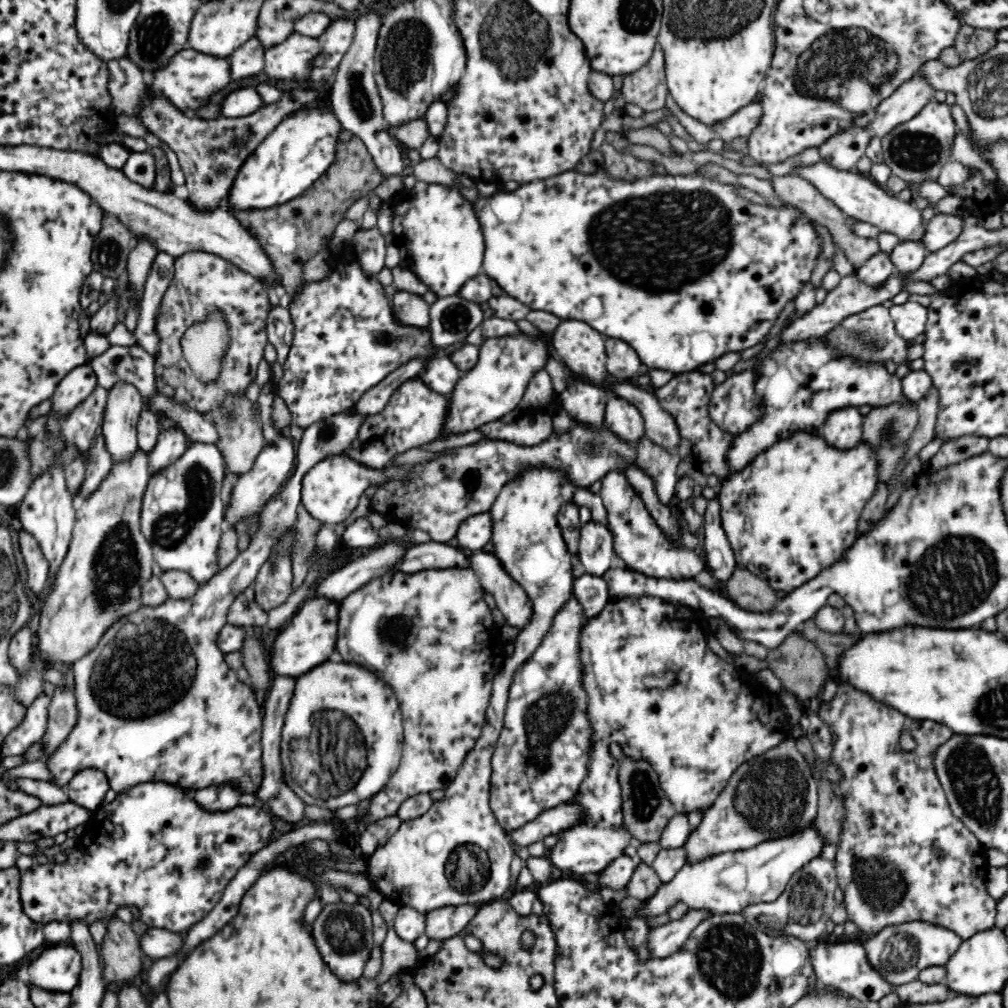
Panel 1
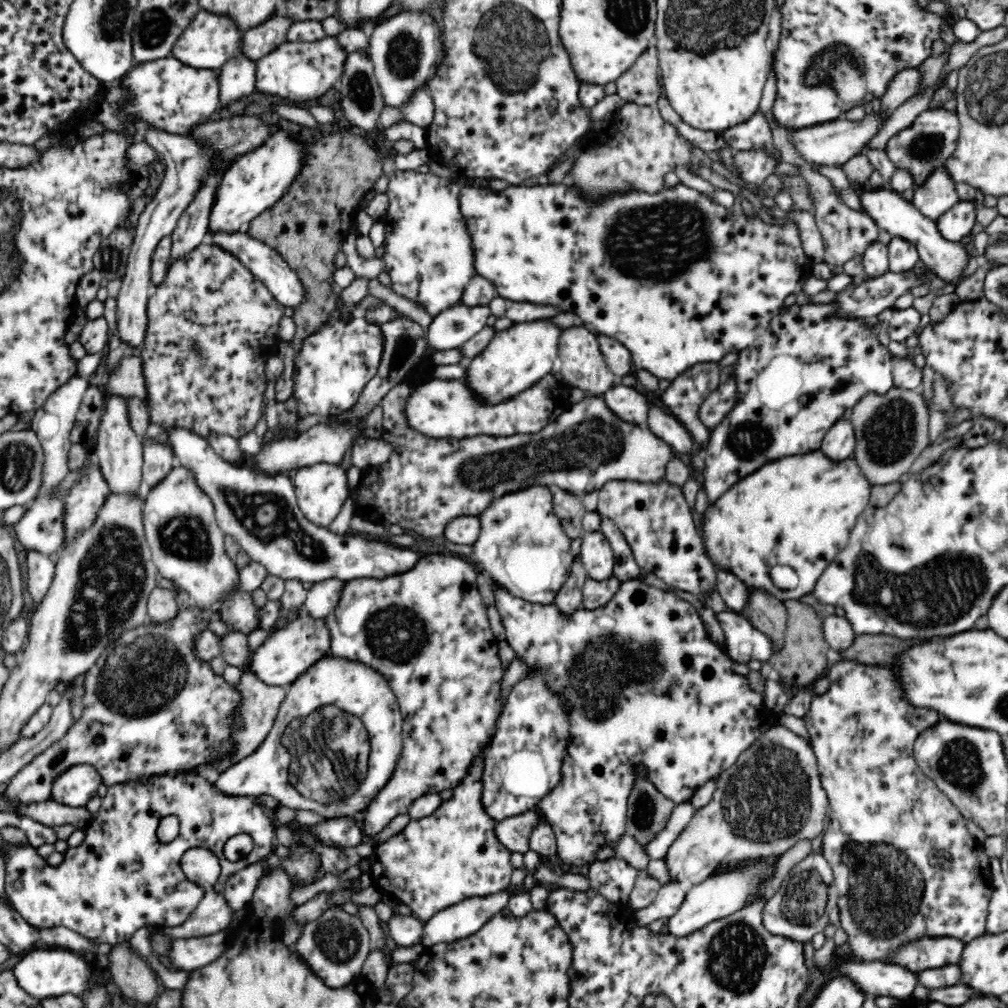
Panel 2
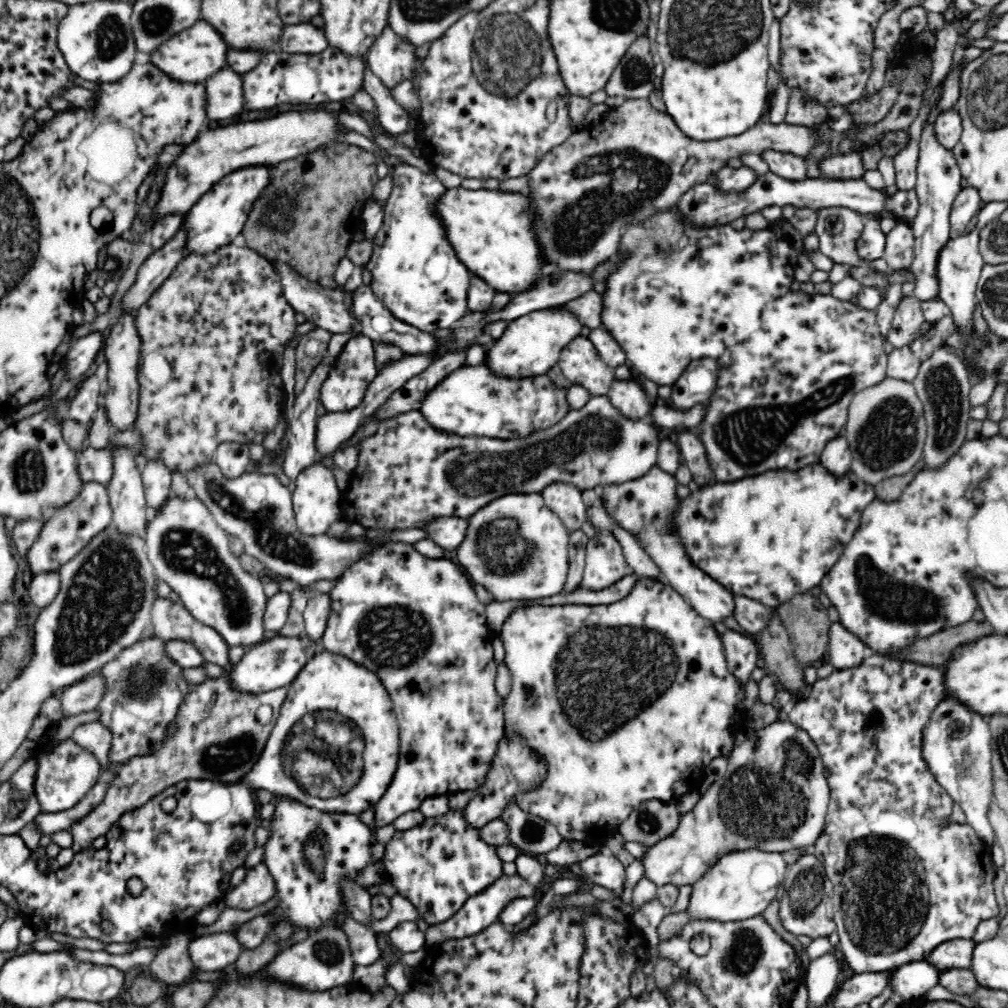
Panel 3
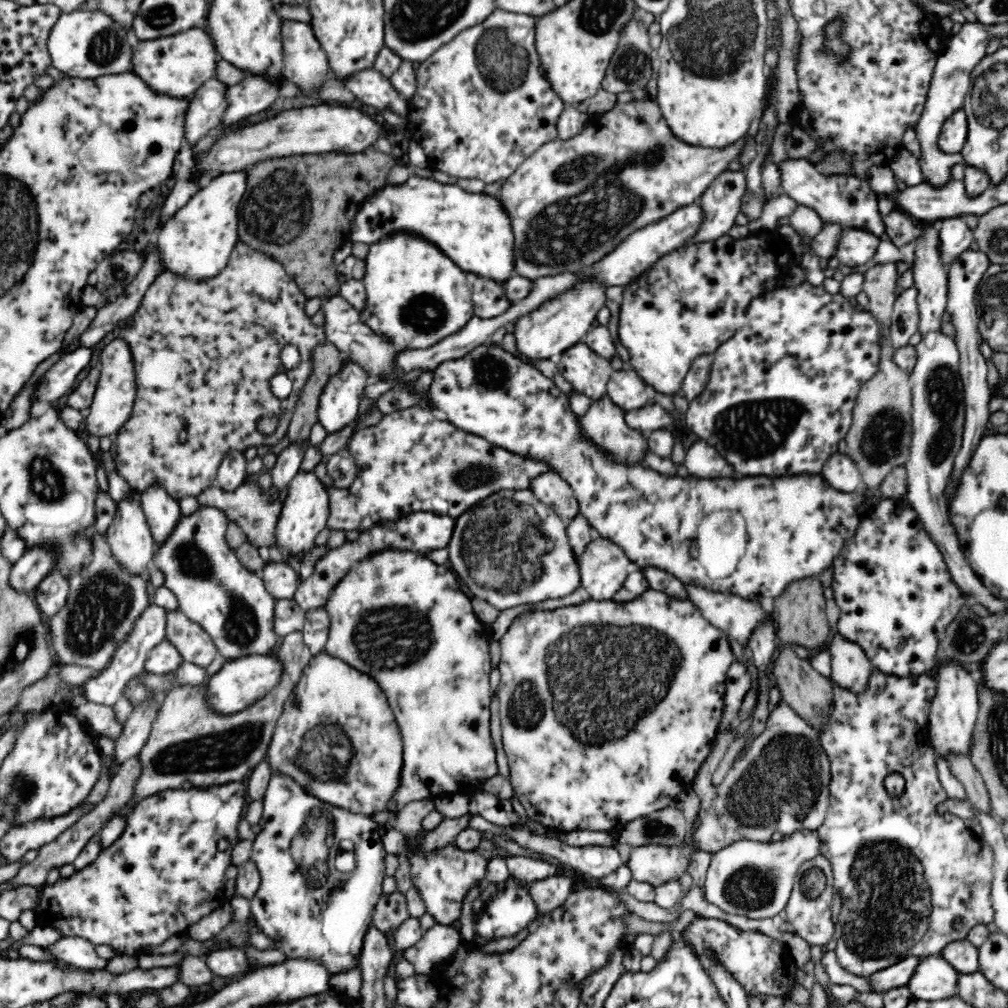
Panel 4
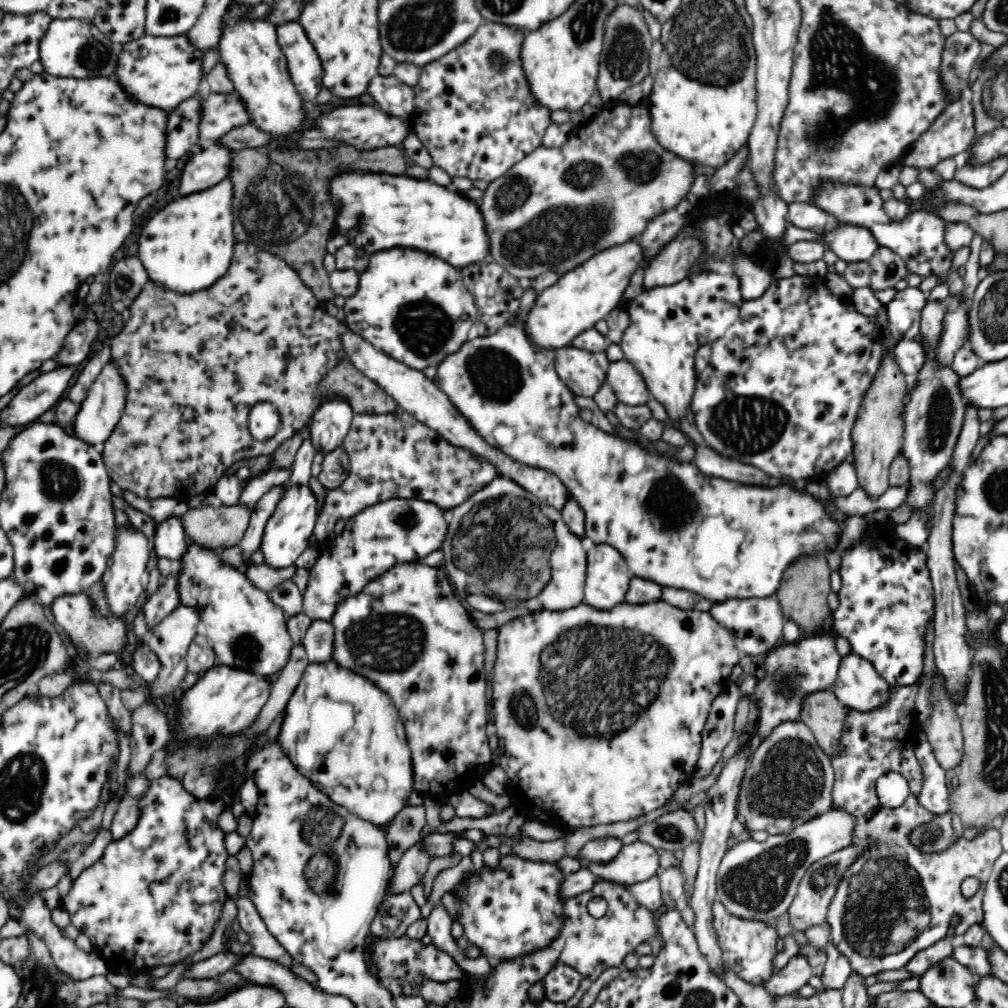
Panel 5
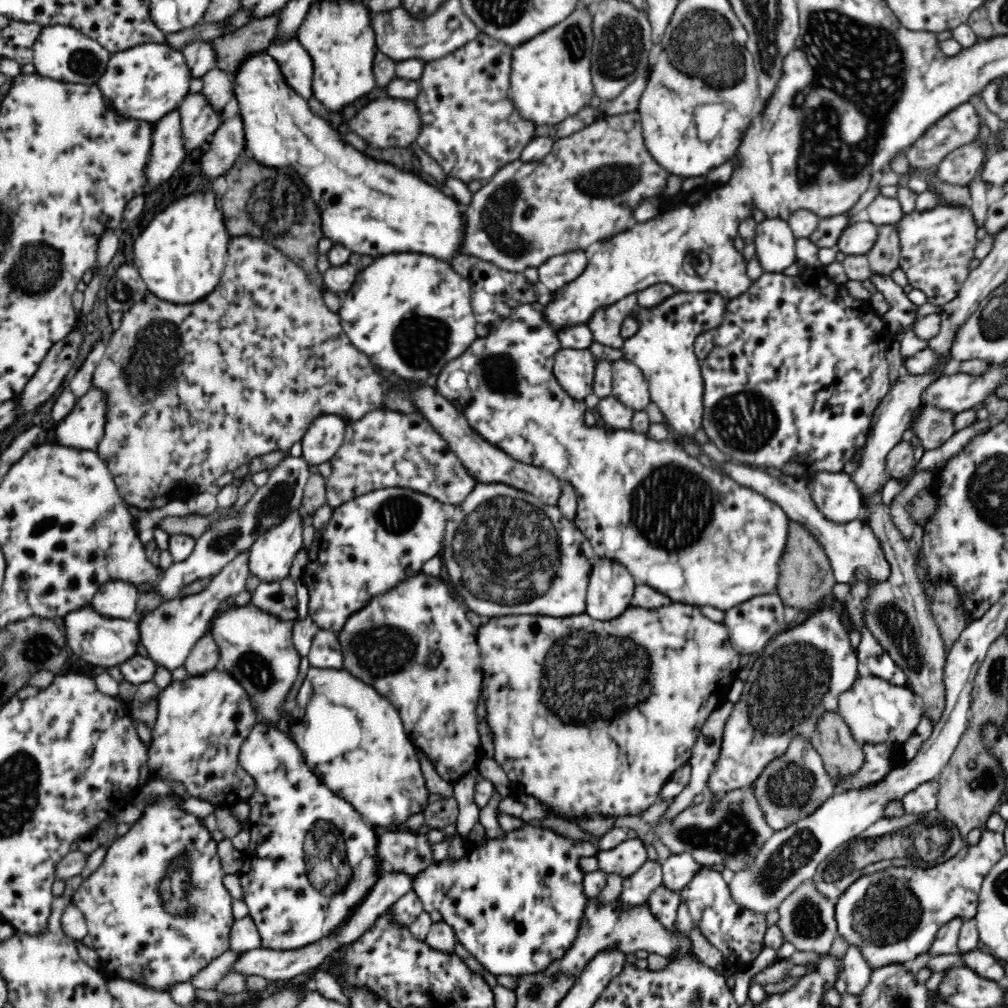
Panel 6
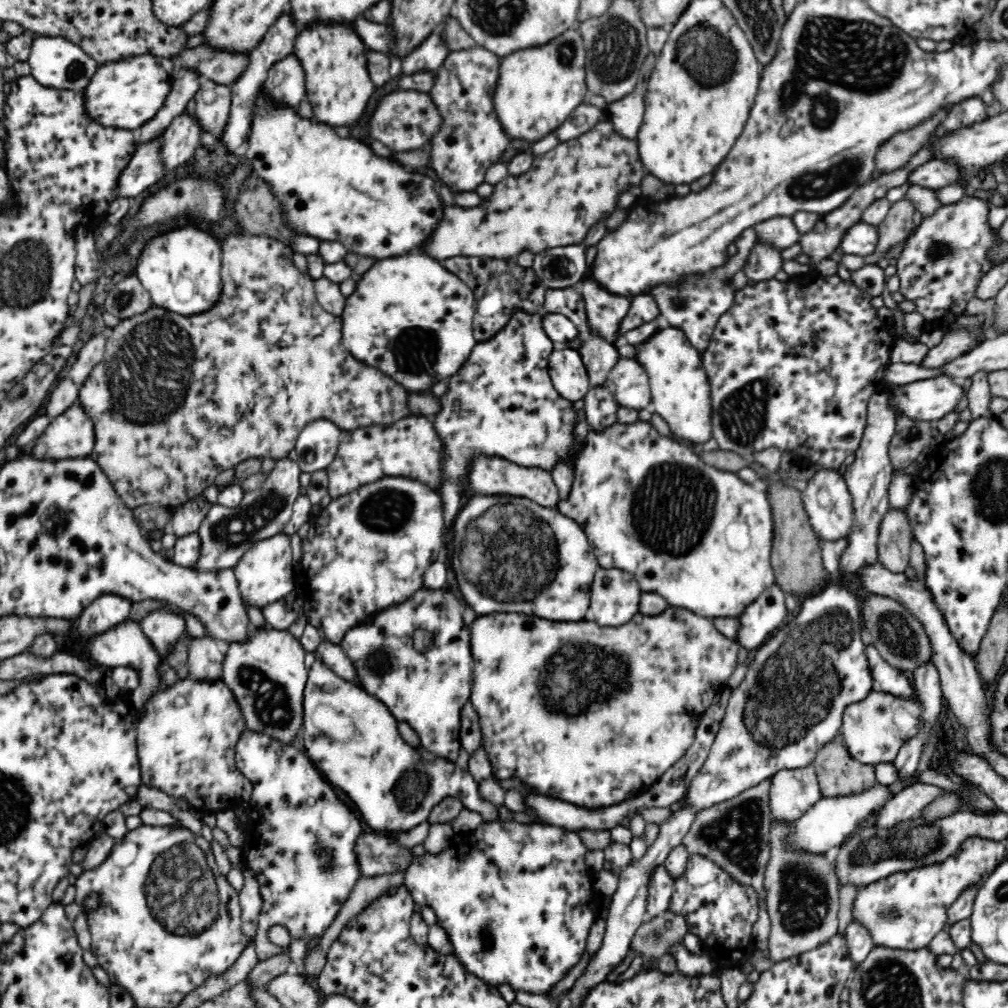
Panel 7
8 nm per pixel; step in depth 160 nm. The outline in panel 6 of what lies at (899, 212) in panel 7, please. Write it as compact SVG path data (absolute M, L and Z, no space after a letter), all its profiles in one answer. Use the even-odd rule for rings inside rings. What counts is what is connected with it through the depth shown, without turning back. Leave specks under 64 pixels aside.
M899 222L884 224L877 227L878 238L874 246L865 254L874 274L888 274L898 268L901 244Z

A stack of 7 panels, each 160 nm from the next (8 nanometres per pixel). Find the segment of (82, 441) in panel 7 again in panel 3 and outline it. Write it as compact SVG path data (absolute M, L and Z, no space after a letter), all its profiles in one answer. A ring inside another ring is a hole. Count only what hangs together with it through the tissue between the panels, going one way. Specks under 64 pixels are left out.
M134 314L120 315L104 343L107 362L107 388L104 393L105 413L111 430L126 430L134 426L139 408L138 366L140 362L140 337L134 325Z

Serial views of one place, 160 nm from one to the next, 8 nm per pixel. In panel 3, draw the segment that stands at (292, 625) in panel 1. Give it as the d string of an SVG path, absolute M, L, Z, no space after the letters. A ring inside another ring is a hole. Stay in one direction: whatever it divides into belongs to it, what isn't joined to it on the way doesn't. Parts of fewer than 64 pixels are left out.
M276 634L247 648L239 662L226 668L225 674L231 684L231 690L244 695L262 694L282 687L288 688L306 662L320 649L320 642L312 641L306 634L296 638L286 638Z

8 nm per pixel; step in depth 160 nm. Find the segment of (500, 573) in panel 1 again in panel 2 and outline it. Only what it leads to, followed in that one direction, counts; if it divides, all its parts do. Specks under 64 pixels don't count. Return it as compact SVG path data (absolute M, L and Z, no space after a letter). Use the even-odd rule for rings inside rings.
M641 577L623 581L619 586L618 592L612 597L610 602L605 606L600 606L594 610L586 610L580 608L574 610L572 614L564 614L554 604L543 605L540 603L528 602L523 598L518 598L510 594L508 591L495 585L494 592L495 606L501 616L501 622L505 630L505 640L514 650L516 659L520 659L520 663L526 667L526 674L540 673L542 679L550 693L562 696L562 700L566 702L566 706L576 708L576 712L570 712L570 730L568 730L568 746L566 746L566 754L562 756L562 766L559 782L546 797L540 802L536 802L532 806L532 811L540 813L547 823L553 828L557 840L557 856L561 858L565 865L571 865L580 871L585 871L585 867L595 860L596 852L604 846L612 847L614 842L626 832L625 817L627 816L627 804L629 794L638 780L638 772L644 769L648 772L648 779L658 791L664 796L673 800L676 804L688 802L698 787L704 784L706 780L710 780L712 776L718 776L722 770L726 770L728 766L732 766L736 762L736 758L741 752L749 749L750 746L758 740L758 736L764 730L778 727L779 713L765 705L763 694L756 694L750 688L750 682L744 675L740 675L734 671L734 662L726 654L723 646L714 642L706 633L705 624L698 609L690 602L676 597L670 591L650 586L644 583ZM670 682L676 682L676 686L672 688ZM662 702L662 704L660 704Z

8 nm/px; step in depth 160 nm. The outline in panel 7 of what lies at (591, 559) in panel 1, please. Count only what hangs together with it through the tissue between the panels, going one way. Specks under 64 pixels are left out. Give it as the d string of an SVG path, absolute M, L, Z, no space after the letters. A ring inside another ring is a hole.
M599 568L591 582L588 612L600 626L628 624L640 613L641 594L641 588L632 573Z

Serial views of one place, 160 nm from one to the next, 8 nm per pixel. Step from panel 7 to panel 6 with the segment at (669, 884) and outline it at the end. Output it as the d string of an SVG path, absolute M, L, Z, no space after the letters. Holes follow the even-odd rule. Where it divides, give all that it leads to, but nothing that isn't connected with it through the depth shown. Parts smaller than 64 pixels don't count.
M664 883L651 892L647 901L650 913L672 933L677 932L675 925L680 905L678 892L668 889Z

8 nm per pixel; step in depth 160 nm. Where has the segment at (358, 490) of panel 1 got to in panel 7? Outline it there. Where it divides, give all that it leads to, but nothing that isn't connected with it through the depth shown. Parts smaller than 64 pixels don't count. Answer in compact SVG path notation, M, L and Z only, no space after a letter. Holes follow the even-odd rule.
M278 533L270 539L256 542L233 568L244 604L262 610L265 606L292 593L296 584L292 562L293 551L288 535Z

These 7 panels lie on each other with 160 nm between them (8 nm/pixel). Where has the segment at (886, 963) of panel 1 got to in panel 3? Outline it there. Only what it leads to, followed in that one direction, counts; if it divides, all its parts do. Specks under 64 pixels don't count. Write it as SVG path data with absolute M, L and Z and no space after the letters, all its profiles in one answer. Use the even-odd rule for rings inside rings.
M971 939L946 941L936 946L926 960L942 972L952 969L971 970L974 948Z

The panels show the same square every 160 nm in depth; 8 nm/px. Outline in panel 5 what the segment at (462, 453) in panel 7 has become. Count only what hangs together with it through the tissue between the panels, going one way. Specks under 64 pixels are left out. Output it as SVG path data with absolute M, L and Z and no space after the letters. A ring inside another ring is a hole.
M519 310L512 314L511 319L507 317L504 326L501 326L494 334L479 336L468 340L454 354L447 356L439 365L436 376L433 378L438 388L448 395L454 403L456 409L461 412L462 417L476 430L479 436L484 438L488 444L502 450L504 454L511 456L522 465L527 465L536 469L552 472L569 490L570 496L582 507L584 513L584 530L586 541L596 546L604 544L612 546L624 557L629 571L634 577L655 582L663 587L671 589L684 589L695 592L700 596L711 600L713 603L721 603L728 599L739 598L762 598L774 595L778 590L785 570L792 565L794 560L801 555L827 554L829 545L835 542L834 536L840 534L841 529L826 512L822 509L822 504L808 493L791 490L788 486L776 485L774 488L758 488L758 486L744 486L738 482L722 478L710 478L702 473L694 462L686 462L678 458L672 458L646 450L636 441L628 441L615 435L611 435L595 427L592 423L584 422L580 418L581 409L577 406L574 398L576 397L564 384L564 381L555 371L556 348L544 348L538 346L527 335L525 322L527 314L519 317Z

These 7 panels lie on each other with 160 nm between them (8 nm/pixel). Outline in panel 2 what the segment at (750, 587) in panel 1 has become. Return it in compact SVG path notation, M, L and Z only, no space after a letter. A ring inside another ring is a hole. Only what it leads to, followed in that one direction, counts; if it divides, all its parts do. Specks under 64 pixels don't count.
M758 589L749 590L745 616L752 626L772 641L772 652L781 651L785 641L787 612L782 601Z

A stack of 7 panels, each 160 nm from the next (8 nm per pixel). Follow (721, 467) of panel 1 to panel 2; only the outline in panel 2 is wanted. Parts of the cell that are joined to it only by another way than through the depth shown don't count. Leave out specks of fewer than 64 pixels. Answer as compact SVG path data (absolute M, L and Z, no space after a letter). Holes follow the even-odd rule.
M698 363L697 365L686 369L680 376L677 376L671 381L669 386L662 393L659 393L667 410L670 410L672 412L671 415L689 430L692 439L698 446L700 446L700 444L706 446L711 434L711 429L705 427L699 420L698 410L700 409L702 402L704 402L706 395L710 394L713 390L716 390L720 381L720 369L718 369L717 363Z

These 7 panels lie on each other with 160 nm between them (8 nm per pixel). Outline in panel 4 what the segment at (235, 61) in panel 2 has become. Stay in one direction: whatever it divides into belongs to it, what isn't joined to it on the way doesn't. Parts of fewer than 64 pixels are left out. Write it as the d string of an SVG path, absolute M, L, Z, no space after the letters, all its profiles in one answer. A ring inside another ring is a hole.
M218 79L207 80L188 98L184 112L184 139L194 146L210 130L217 130L226 108L226 85Z

